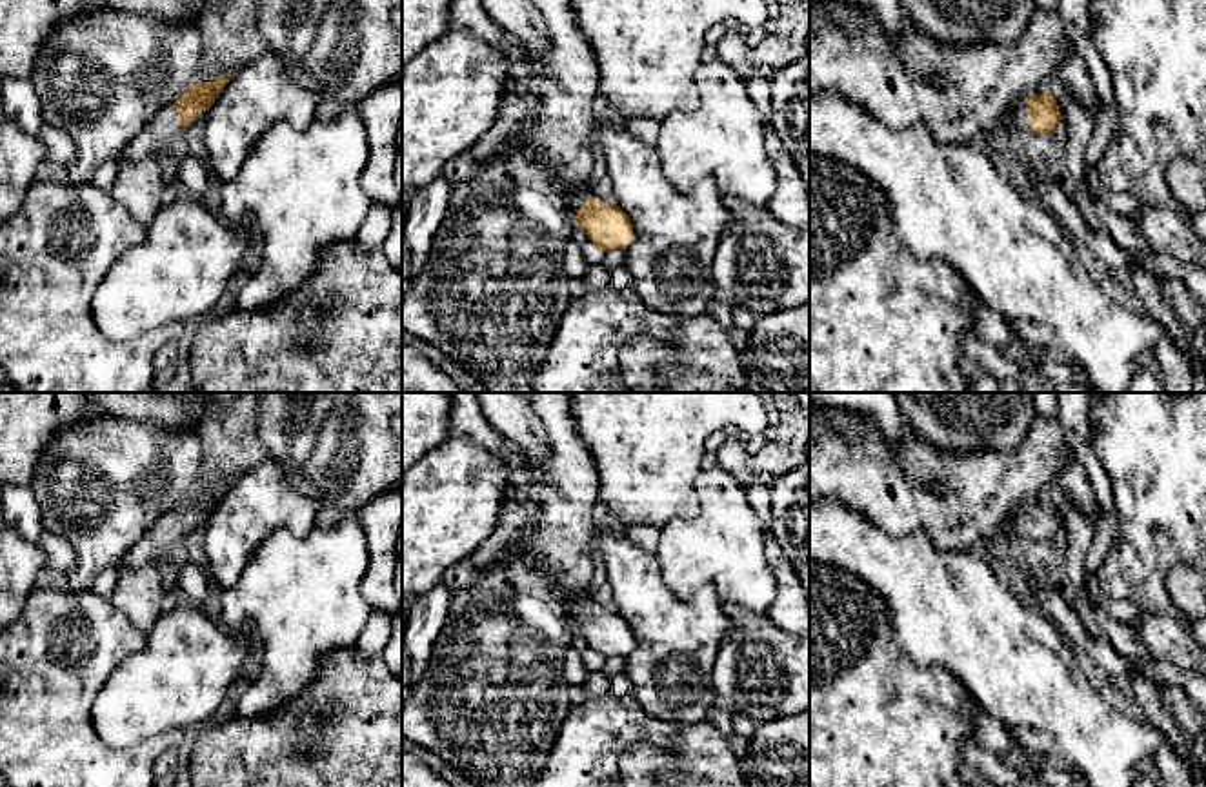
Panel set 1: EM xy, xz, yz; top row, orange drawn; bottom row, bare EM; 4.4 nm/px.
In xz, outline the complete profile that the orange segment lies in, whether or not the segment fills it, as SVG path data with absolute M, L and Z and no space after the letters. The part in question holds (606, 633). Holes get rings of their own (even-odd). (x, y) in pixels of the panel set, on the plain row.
M566 596L566 613L577 618L580 638L598 660L622 656L635 647L629 623L615 611L591 605L588 596Z

